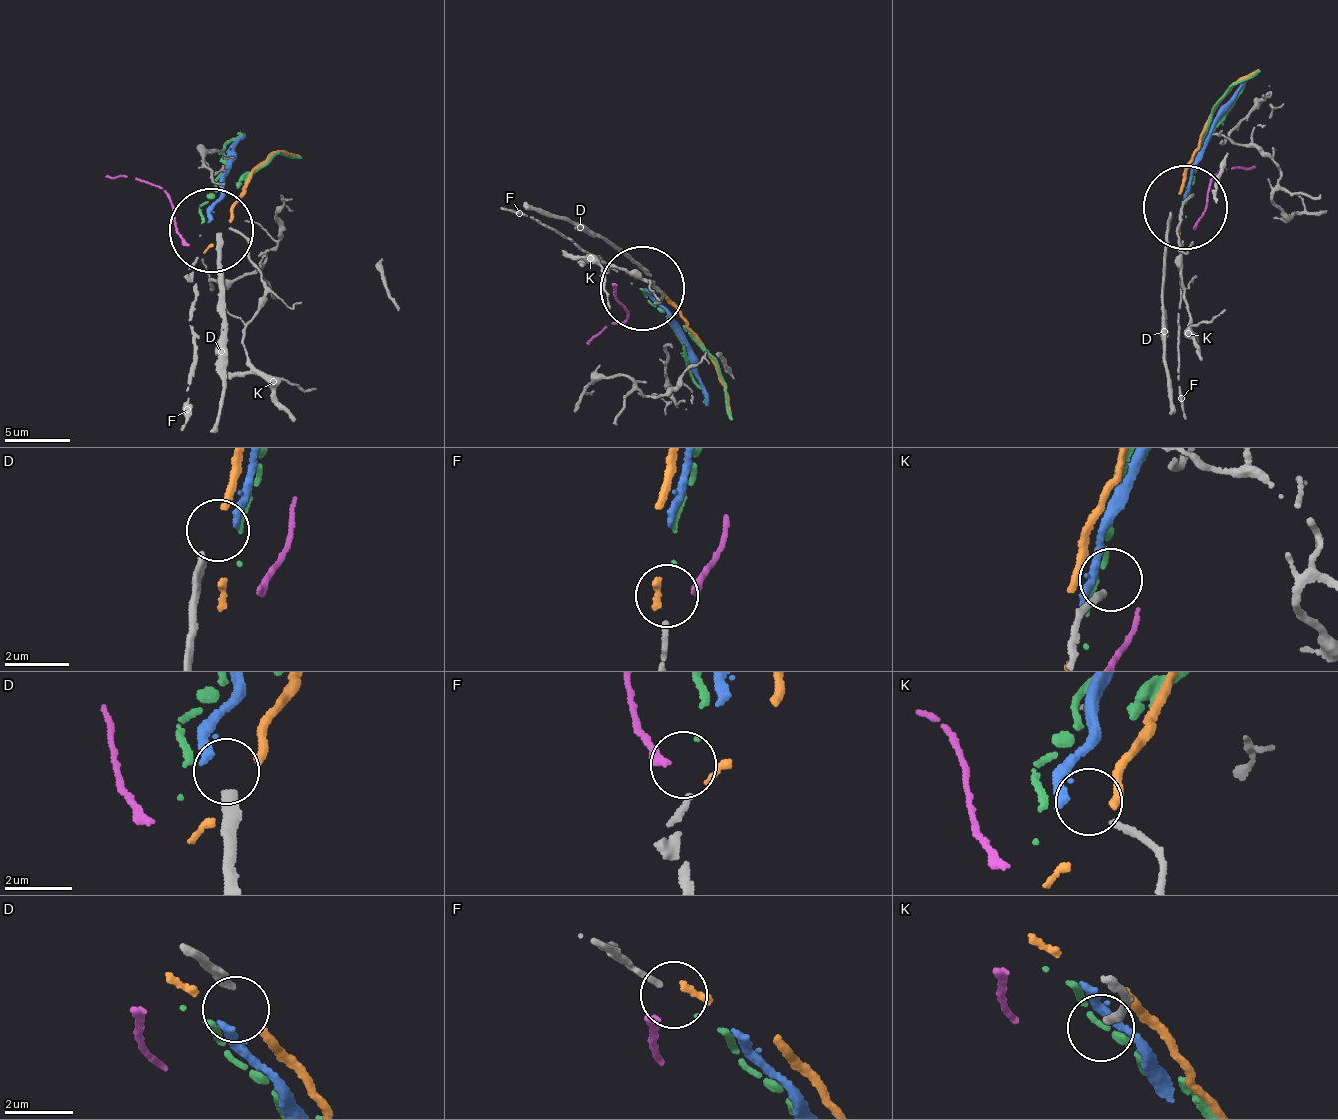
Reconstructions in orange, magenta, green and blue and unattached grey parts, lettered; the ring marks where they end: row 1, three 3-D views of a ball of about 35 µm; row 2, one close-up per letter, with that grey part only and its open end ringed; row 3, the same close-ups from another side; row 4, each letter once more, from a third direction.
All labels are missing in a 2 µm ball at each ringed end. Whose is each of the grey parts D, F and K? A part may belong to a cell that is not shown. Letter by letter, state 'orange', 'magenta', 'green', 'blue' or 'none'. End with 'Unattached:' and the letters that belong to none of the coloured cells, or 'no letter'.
D: none
F: green
K: none
Unattached: D, K

